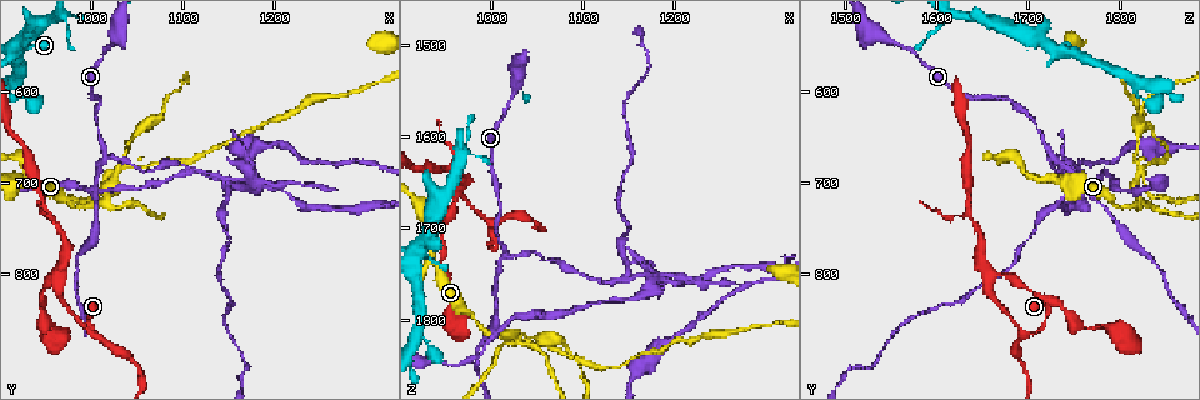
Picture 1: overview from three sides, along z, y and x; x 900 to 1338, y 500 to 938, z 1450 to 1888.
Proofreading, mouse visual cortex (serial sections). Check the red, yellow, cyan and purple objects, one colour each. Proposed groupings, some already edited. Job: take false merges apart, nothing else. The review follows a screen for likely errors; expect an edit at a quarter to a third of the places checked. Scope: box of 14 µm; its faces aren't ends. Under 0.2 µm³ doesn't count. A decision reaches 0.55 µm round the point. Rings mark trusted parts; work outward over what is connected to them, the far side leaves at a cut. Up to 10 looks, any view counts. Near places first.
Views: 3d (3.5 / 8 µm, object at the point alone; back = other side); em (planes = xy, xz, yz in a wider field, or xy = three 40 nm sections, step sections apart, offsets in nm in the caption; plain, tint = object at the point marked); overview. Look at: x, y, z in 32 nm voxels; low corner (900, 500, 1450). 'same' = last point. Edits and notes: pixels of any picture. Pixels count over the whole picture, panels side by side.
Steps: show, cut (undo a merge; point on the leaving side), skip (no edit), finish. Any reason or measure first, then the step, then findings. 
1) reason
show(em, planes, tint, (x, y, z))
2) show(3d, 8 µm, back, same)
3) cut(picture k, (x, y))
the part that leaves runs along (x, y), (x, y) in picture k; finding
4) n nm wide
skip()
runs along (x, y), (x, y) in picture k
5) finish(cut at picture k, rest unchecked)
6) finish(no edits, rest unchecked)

four arms meet
show(3d, 3.5 µm, (1030, 685, 1825))

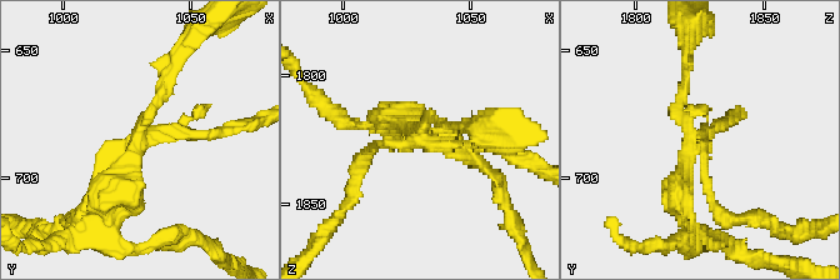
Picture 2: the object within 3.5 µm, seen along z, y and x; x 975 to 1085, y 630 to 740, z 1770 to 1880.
show(em, planes, tint, (1029, 687, 1823))

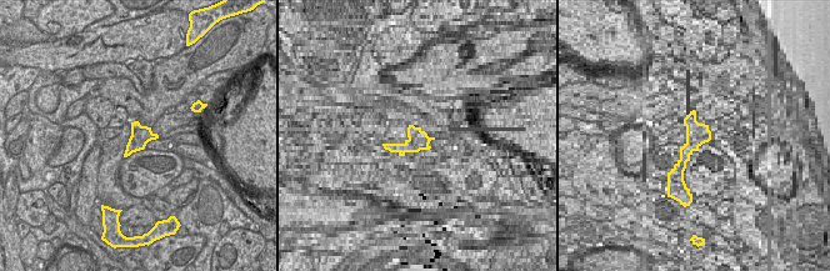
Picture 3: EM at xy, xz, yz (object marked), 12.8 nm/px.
cut(picture 2, (704, 176))
the part that leaves runs along (701, 136), (730, 121) in picture 2; a second cell is stuck on

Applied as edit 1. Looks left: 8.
sharp bend
show(3d, 8 µm, (1020, 675, 1725))

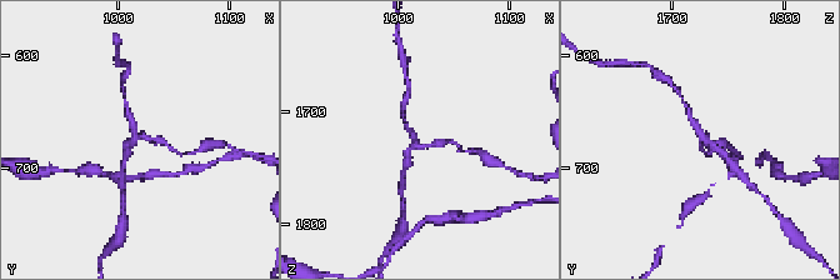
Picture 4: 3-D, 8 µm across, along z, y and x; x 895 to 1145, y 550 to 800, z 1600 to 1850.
show(3d, 3.5 µm, (1016, 672, 1730))

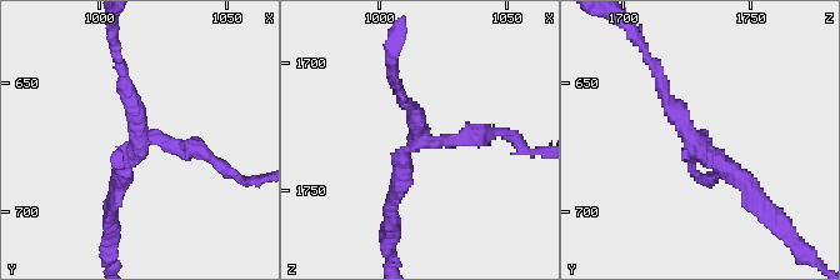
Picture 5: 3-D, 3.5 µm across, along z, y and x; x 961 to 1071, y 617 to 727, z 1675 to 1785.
3 arms; arms of 200, 200, 250 nm; shape alone is not enough
show(em, xy, step 5, tint, (1017, 673, 1728))

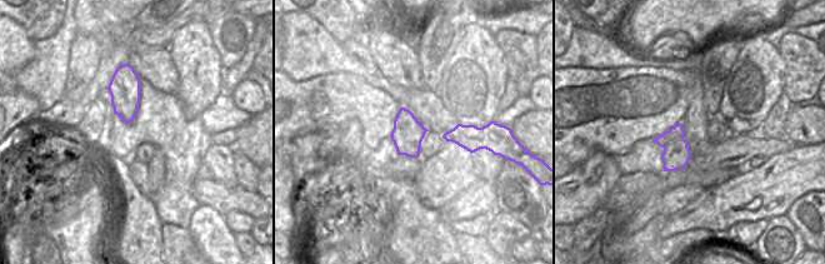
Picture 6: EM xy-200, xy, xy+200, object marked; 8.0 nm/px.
cut(picture 5, (475, 133))
border along (683, 137), (664, 148) in picture 6; a second cell is stuck on

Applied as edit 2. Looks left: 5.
abrupt turn
show(3d, 3.5 µm, back, (1005, 865, 1695))

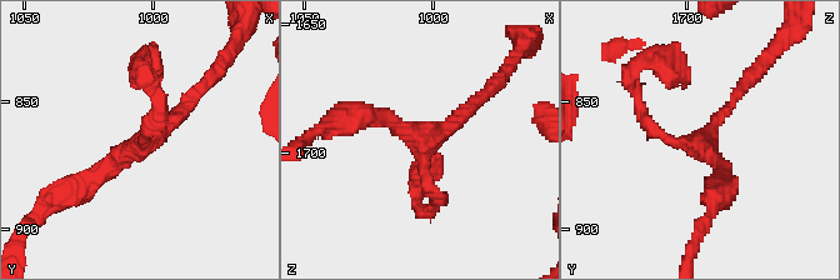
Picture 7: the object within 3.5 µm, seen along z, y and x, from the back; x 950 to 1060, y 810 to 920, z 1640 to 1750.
show(em, planes, tint, (1005, 867, 1697))

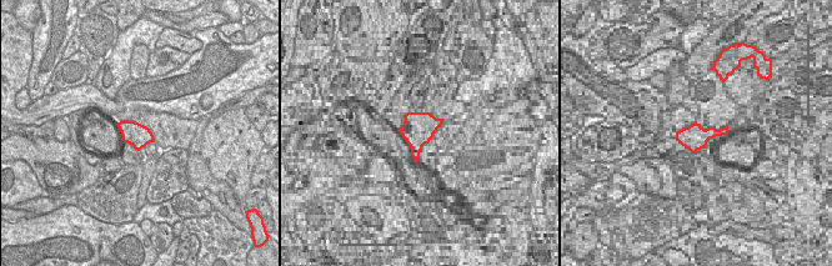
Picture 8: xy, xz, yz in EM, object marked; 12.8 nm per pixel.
skip()
runs along (436, 201), (421, 144), (475, 100) in picture 7; all the same cell

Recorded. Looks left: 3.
arms part here
show(3d, 3.5 µm, (960, 800, 1655))

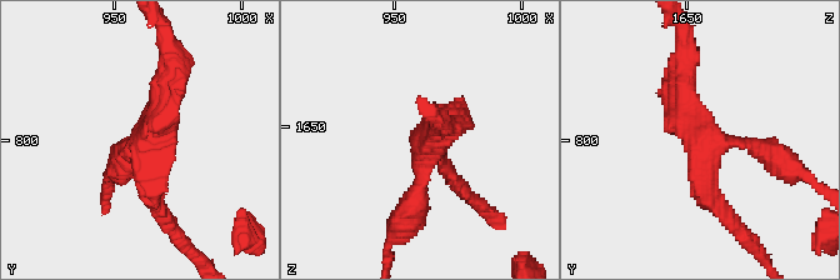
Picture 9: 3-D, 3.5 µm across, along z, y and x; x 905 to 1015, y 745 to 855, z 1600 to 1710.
3 arms; arms of 200, 250, 300 nm; now the EM
show(em, xy, step 3, tint, (965, 801, 1655))

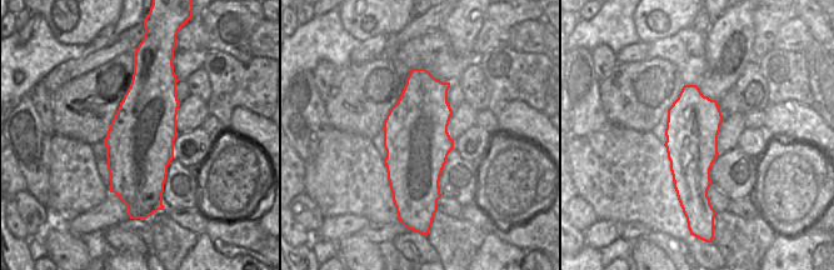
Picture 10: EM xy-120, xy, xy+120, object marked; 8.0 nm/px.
show(em, planes, tint, same)

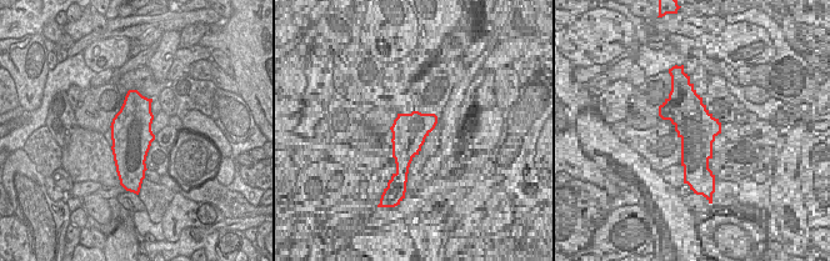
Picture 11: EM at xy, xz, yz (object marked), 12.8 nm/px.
skip()
runs along (726, 214), (701, 188), (701, 141), (778, 156) in picture 9; one cell here

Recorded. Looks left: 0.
finish(cut at picture 2, cut at picture 5, rest unchecked)

